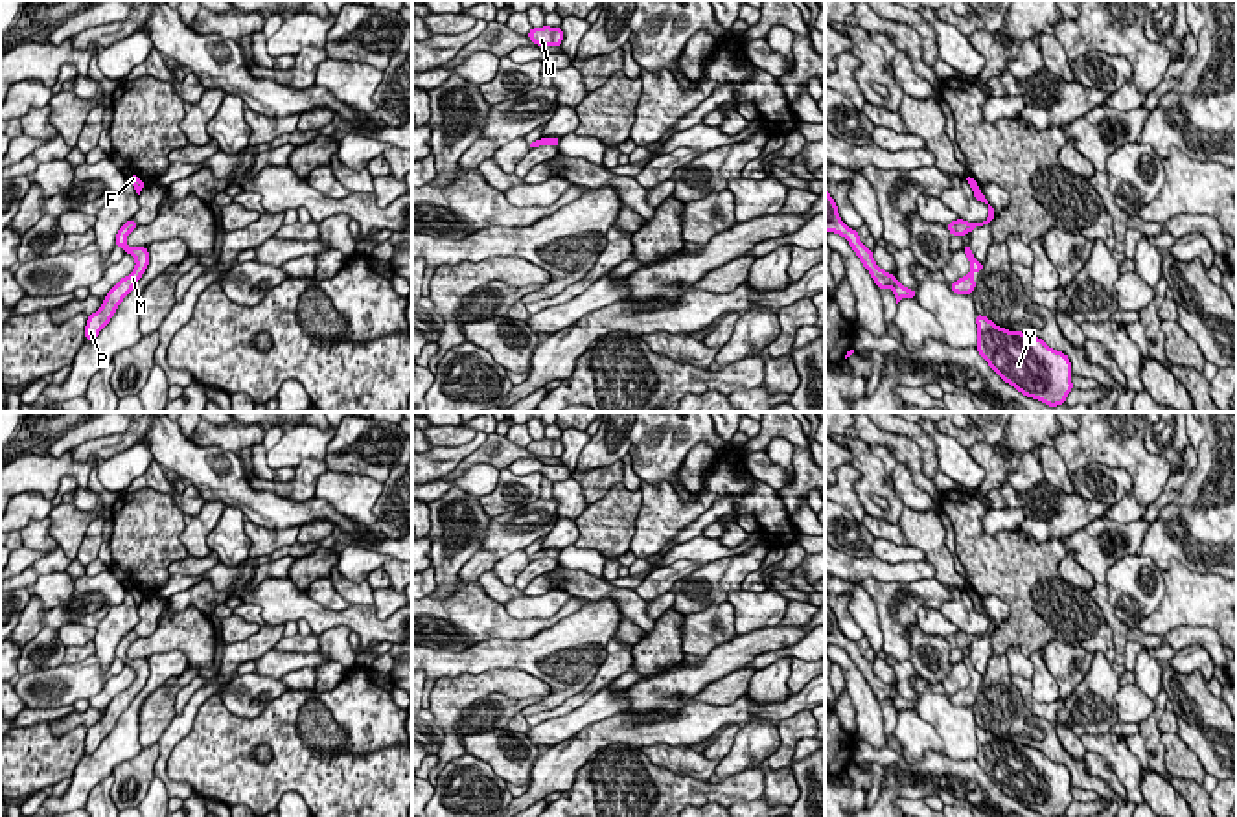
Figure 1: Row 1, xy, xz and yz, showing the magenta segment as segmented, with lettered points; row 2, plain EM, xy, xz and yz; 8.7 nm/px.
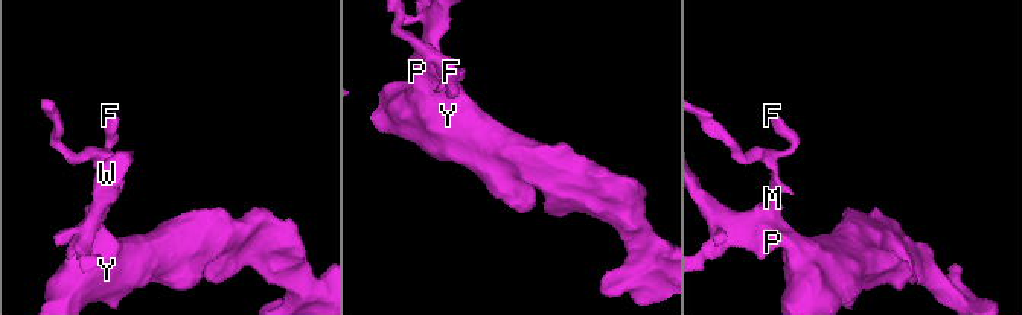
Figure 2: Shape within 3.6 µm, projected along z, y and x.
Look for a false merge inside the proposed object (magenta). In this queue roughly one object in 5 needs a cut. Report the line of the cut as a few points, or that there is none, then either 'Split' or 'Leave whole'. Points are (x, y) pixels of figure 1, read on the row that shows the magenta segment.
No split. Leave whole

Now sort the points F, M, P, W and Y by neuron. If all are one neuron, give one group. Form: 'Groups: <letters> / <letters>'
Groups: F M P W Y

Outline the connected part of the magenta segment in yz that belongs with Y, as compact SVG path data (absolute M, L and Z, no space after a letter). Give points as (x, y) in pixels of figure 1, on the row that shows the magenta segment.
M976 315L977 351L988 366L1011 386L1044 405L1066 403L1073 390L1071 362L1042 339L1009 331L983 315Z

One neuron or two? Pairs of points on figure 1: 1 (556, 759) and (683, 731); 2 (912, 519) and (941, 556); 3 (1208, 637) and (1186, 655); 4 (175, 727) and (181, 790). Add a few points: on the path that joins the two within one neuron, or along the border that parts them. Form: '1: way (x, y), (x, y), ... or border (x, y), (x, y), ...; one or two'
1: way (588, 740), (597, 733), (652, 733); one
2: way (921, 529), (934, 547); one
3: border (1177, 648), (1199, 644), (1215, 665); two
4: way (166, 744), (162, 757), (164, 777); one

